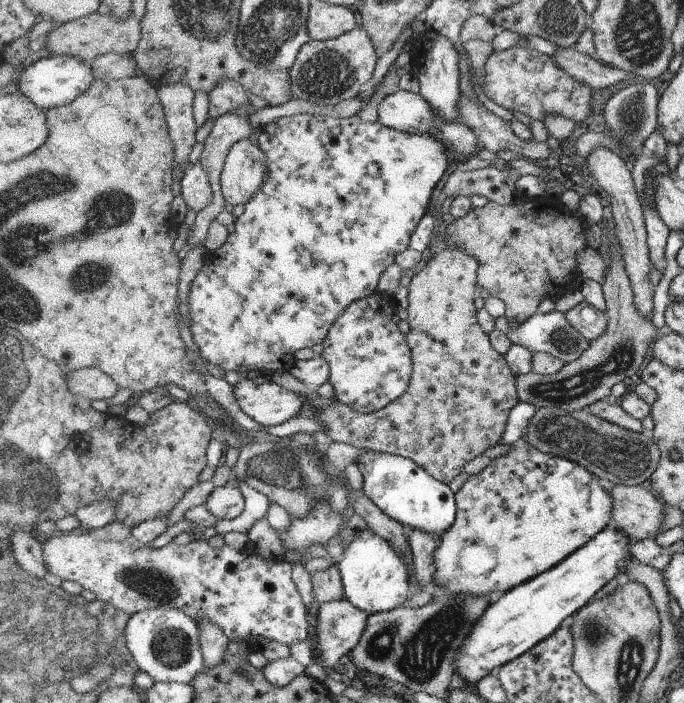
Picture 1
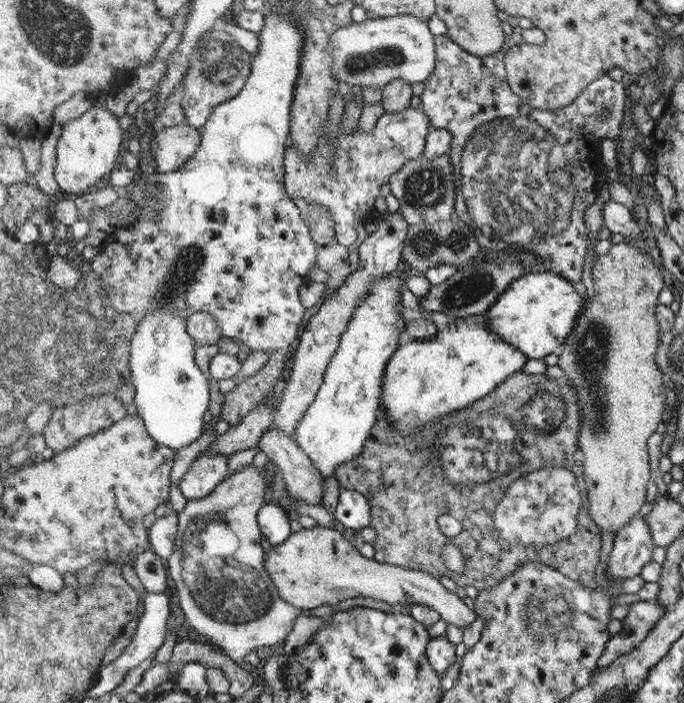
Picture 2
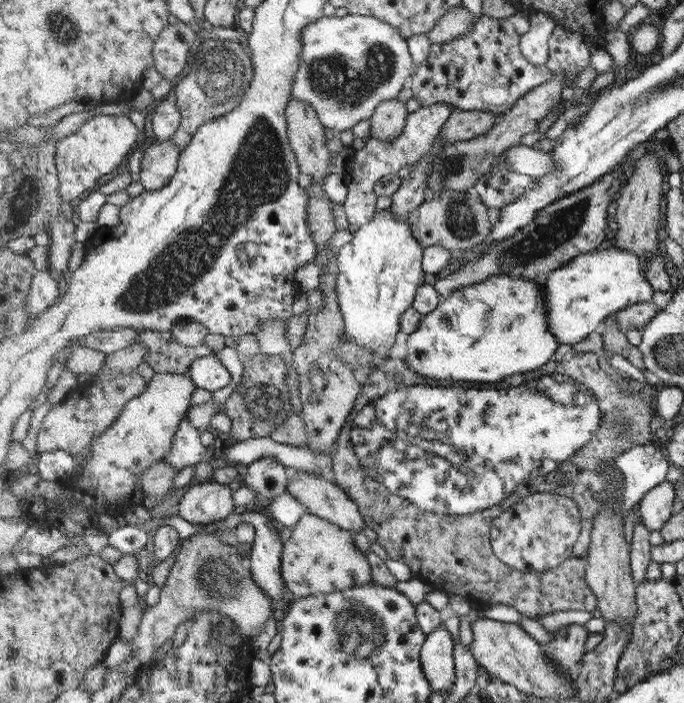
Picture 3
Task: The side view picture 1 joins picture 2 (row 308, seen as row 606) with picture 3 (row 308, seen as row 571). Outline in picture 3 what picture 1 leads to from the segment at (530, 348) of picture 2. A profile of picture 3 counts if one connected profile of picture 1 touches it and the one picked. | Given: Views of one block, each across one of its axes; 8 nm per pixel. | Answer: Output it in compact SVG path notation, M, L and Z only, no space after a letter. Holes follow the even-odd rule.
M605 245L575 256L542 282L547 304L548 327L558 344L576 344L602 328L602 323L631 305L651 301L652 286L646 281L637 254Z

